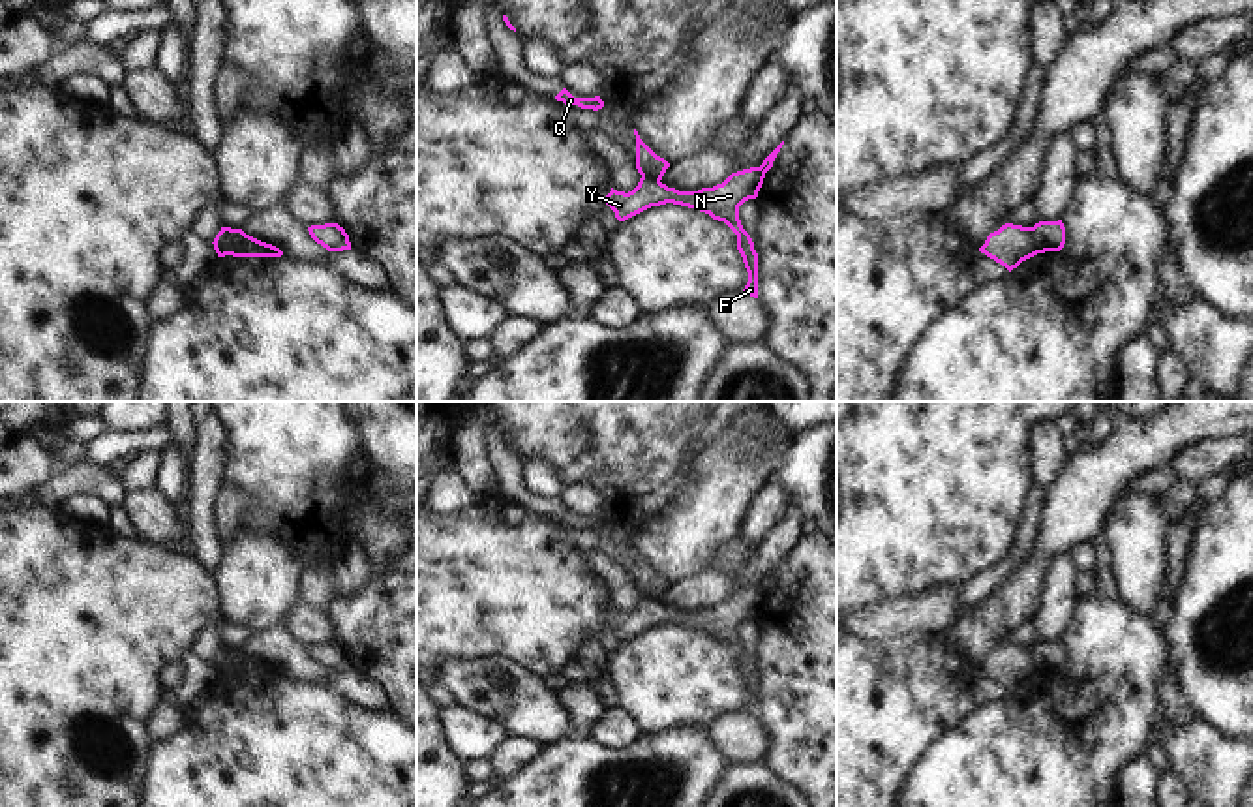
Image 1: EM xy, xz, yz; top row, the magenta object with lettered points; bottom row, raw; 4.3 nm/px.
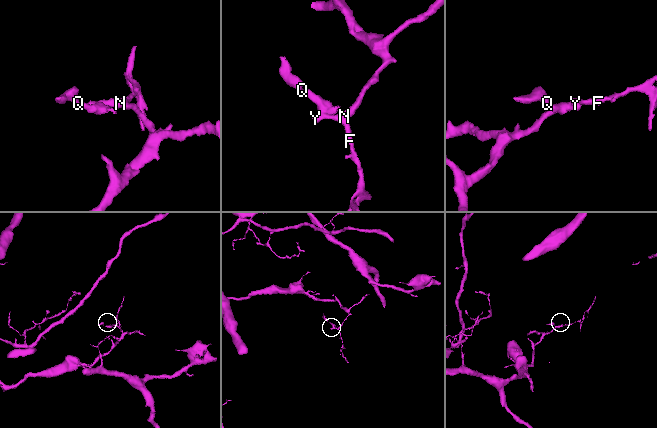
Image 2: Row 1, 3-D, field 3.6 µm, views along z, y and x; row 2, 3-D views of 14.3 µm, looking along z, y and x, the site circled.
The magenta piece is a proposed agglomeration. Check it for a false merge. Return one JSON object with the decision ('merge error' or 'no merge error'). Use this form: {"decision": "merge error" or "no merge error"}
{"decision": "merge error"}

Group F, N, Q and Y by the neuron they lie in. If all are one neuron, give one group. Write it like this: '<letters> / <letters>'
F N Y / Q

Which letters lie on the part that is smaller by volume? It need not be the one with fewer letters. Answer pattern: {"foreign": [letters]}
{"foreign": ["Q"]}

